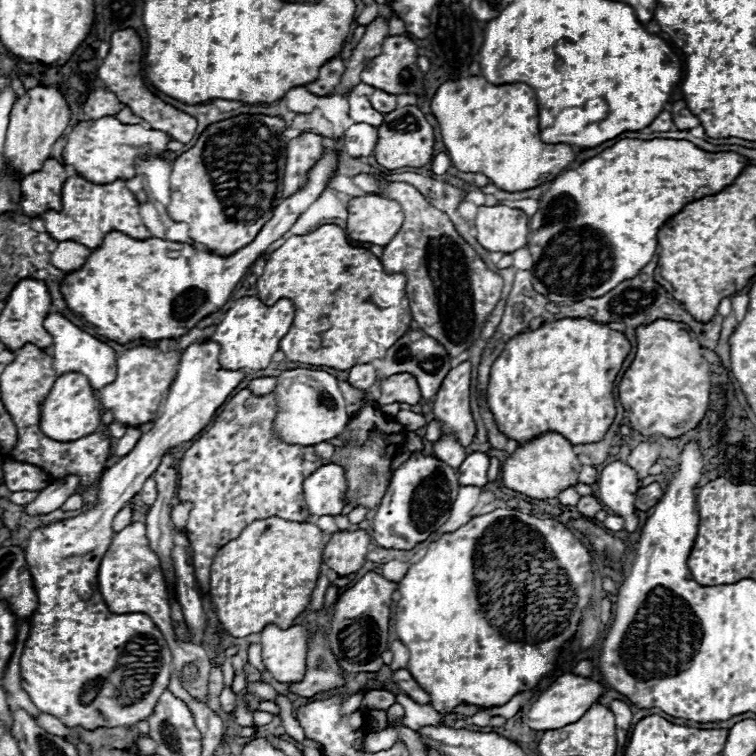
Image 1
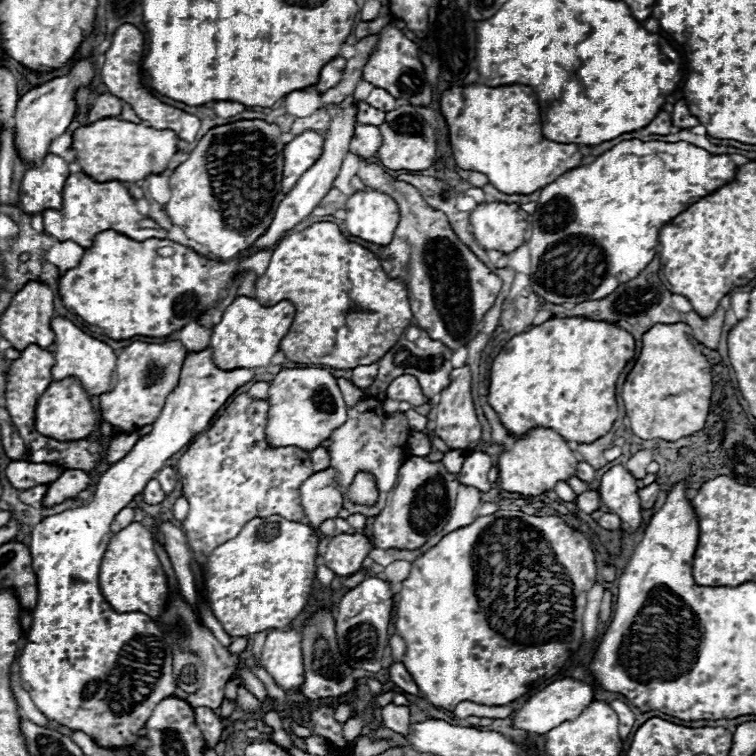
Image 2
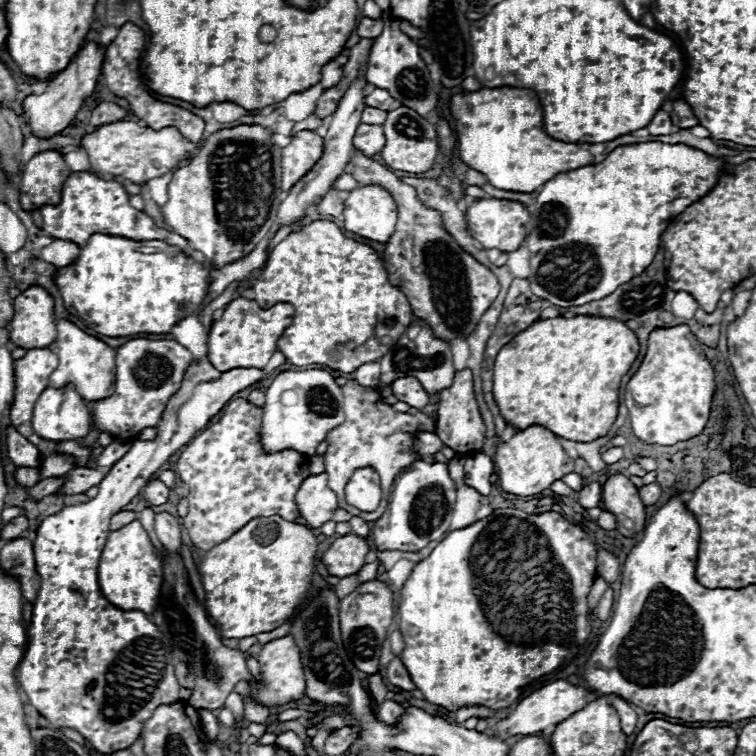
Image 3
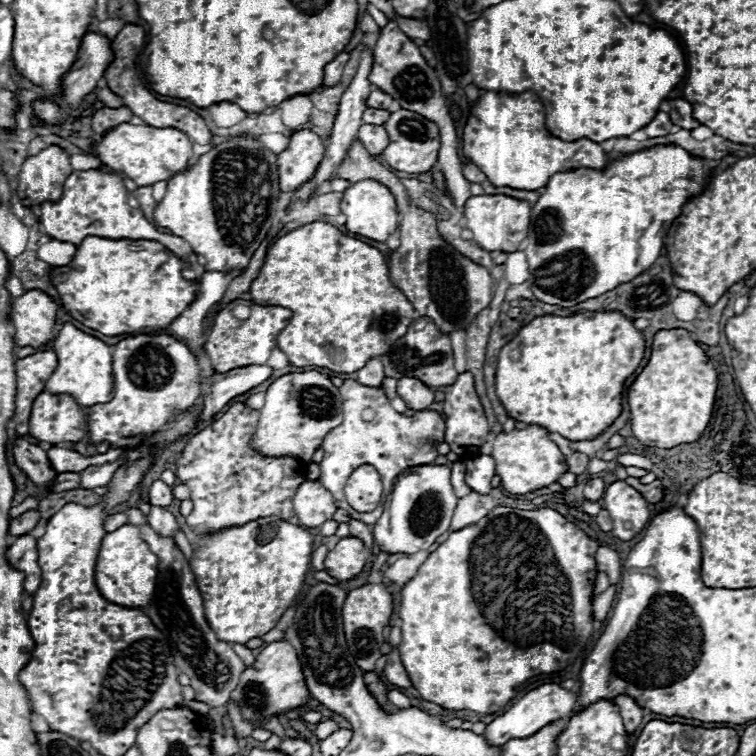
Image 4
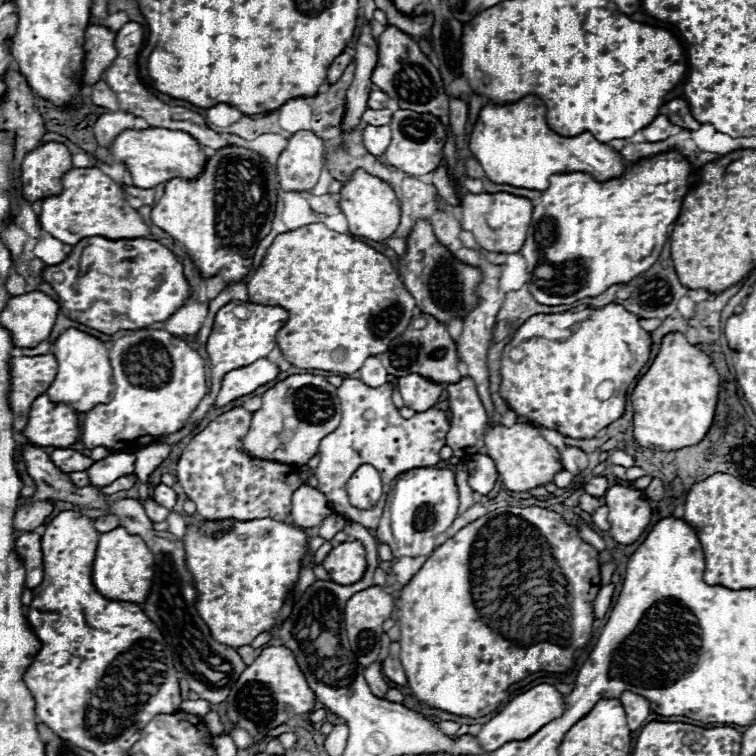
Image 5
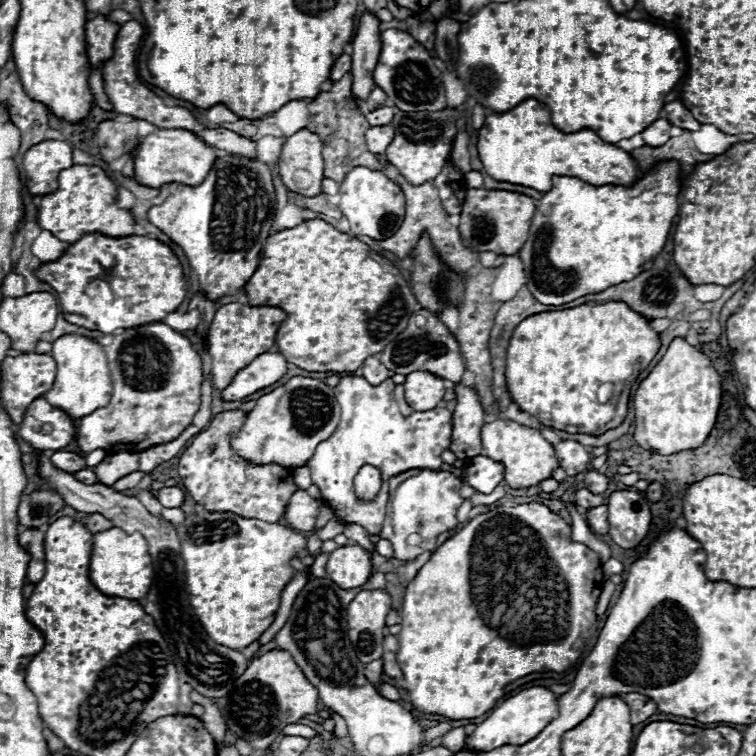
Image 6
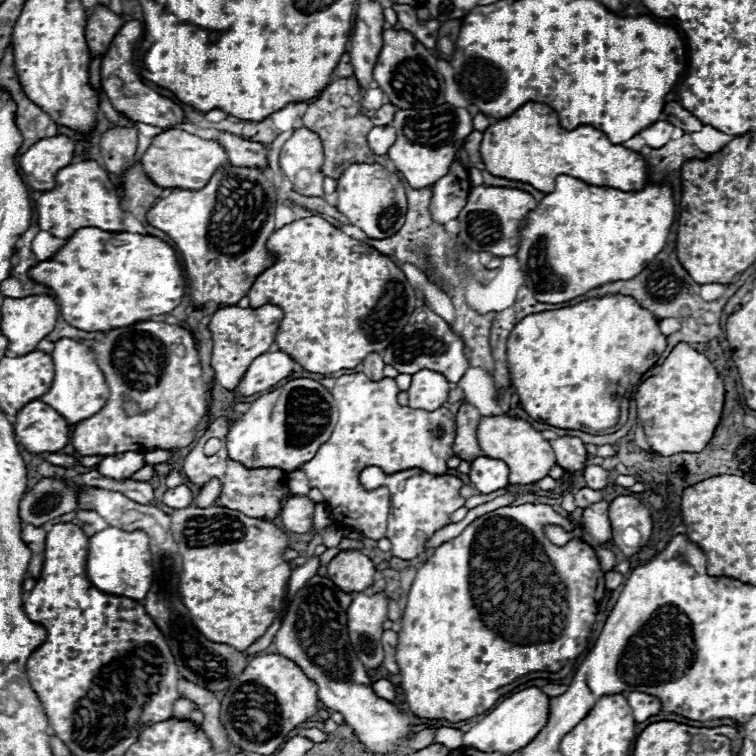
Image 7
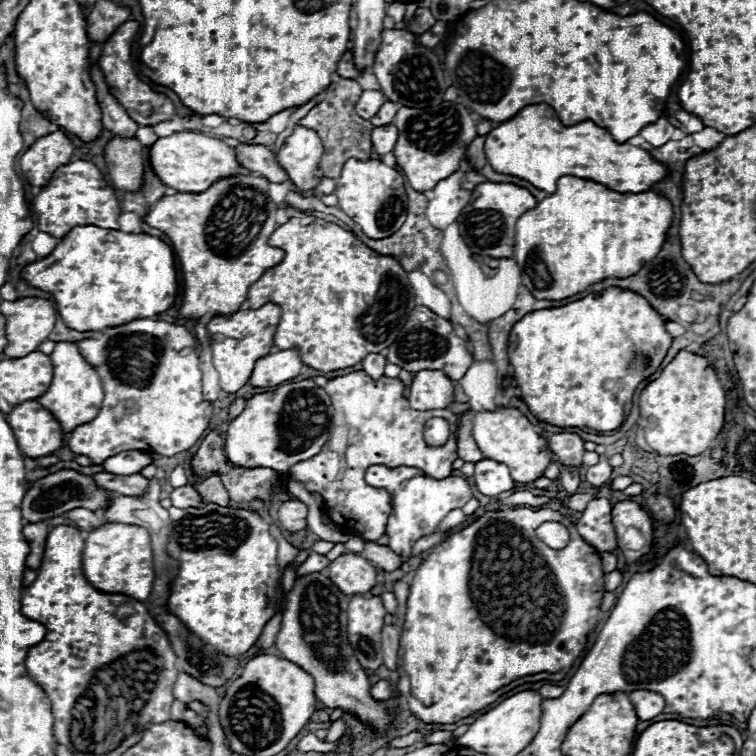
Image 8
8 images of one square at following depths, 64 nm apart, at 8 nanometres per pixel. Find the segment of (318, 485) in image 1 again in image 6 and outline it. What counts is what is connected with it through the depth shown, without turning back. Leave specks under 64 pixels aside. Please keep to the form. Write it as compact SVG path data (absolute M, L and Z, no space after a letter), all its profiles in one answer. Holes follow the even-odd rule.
M296 490L286 506L284 520L290 528L294 528L298 532L308 532L316 524L316 516L320 514L320 506L322 506L322 500L310 498L308 492L304 492L304 490Z

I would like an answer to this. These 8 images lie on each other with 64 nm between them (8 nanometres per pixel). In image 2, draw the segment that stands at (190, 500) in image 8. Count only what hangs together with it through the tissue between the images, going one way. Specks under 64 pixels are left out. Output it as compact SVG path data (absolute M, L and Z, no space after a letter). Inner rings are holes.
M152 478L148 484L146 484L146 488L144 488L144 492L142 492L142 500L146 502L146 504L160 504L162 500L164 500L164 490L160 488L160 482L156 480L156 478Z

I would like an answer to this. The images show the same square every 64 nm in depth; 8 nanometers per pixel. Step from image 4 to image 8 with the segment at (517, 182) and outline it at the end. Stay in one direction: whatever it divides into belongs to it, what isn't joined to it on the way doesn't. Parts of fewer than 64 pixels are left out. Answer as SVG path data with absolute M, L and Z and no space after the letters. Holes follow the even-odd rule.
M532 104L522 108L508 122L498 124L490 134L486 134L484 152L488 164L502 174L512 174L528 180L540 190L554 192L560 176L576 176L584 180L594 180L616 192L648 192L654 184L668 176L662 162L654 162L650 154L628 142L614 142L612 134L586 120L574 126L564 126L556 116L554 108L548 104Z

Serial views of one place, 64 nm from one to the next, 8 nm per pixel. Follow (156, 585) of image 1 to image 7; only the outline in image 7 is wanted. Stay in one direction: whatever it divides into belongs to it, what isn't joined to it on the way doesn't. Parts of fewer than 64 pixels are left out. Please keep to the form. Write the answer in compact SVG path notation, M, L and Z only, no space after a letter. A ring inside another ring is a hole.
M108 526L90 536L86 576L88 580L106 594L126 596L132 600L146 598L152 582L152 554L148 546L148 534L144 530L126 532L114 526Z

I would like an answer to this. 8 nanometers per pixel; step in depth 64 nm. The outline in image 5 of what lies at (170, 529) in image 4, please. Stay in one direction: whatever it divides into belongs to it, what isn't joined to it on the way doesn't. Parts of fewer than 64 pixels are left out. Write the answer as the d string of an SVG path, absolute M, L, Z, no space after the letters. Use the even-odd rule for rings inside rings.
M146 498L144 500L144 508L146 508L146 514L152 522L164 522L166 516L168 516L168 508L160 506L158 502L154 502L152 498Z

